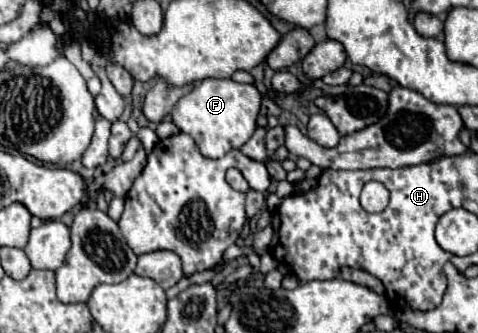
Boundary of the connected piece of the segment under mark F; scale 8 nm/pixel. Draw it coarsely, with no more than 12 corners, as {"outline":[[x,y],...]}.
{"outline":[[201,80],[171,112],[203,156],[223,158],[255,132],[253,84]]}

